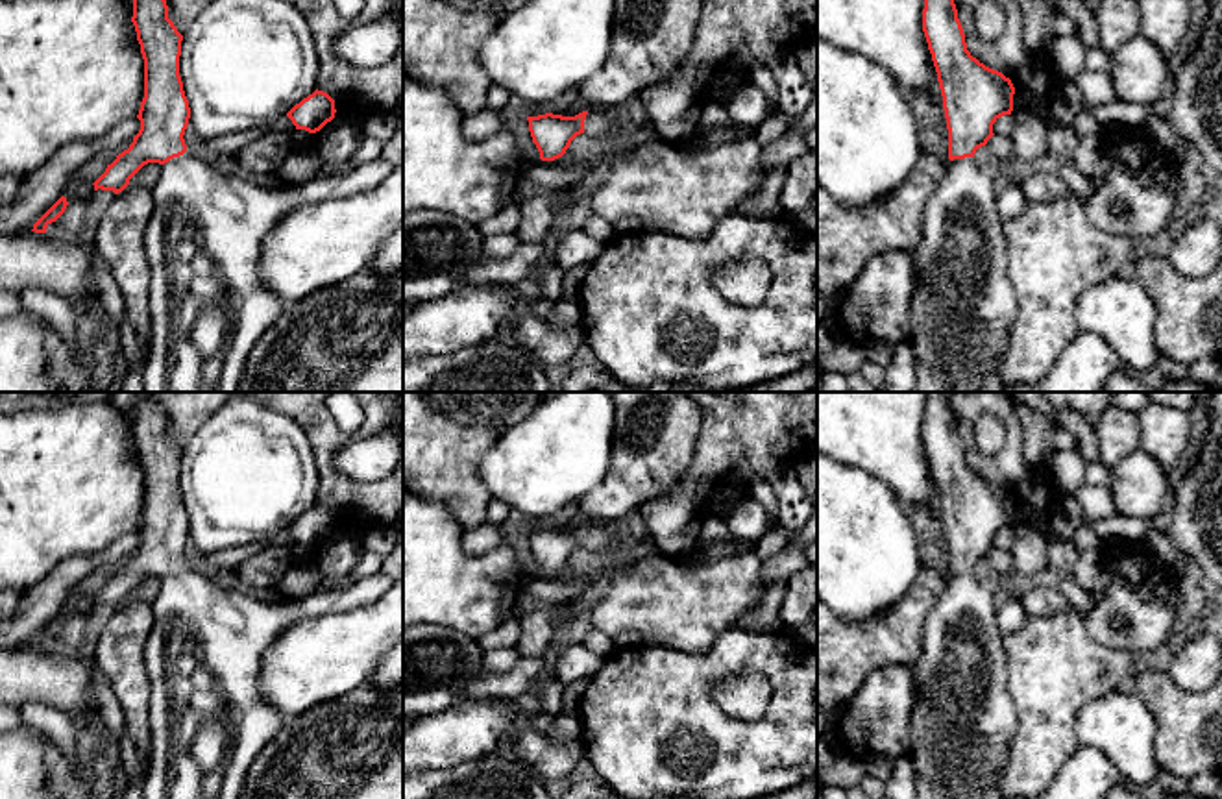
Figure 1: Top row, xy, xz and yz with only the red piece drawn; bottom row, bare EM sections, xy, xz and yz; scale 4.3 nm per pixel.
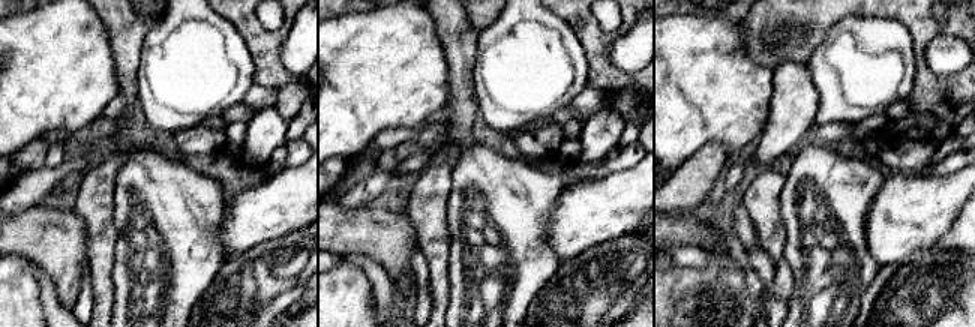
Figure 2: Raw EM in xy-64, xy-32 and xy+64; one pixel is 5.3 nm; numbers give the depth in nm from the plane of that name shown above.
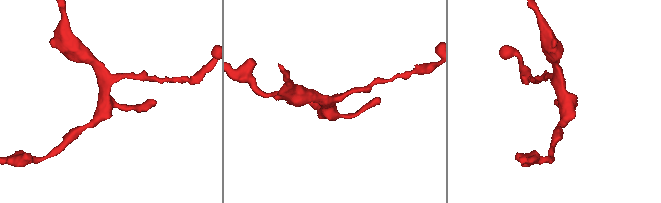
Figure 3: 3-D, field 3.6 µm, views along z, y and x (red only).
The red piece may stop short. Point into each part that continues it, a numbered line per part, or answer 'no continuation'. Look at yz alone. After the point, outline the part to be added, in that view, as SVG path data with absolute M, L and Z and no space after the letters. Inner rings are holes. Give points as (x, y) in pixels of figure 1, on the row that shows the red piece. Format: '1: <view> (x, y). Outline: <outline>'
1: yz (962, 309). Outline: M965 157L947 163L945 178L926 203L921 242L911 257L915 290L908 342L917 366L911 392L1006 392L996 361L1008 348L1017 301L996 194L991 176L974 157Z

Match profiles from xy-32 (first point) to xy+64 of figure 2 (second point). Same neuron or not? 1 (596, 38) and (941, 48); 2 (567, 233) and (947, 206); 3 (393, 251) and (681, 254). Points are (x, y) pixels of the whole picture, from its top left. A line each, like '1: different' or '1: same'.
1: different
2: same
3: different

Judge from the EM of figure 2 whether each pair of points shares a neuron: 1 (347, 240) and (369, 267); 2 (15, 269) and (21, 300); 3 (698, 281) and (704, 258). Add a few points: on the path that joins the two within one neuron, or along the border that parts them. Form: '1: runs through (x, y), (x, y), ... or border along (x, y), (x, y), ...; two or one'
1: border along (345, 255), (368, 255), (387, 275); two
2: runs through (15, 276), (15, 293); one
3: border along (711, 254), (711, 258), (701, 267), (675, 264); two

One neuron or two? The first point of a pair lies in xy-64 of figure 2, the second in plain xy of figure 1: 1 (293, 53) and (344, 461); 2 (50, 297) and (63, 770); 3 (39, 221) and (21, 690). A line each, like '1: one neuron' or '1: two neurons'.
1: one neuron
2: two neurons
3: one neuron

